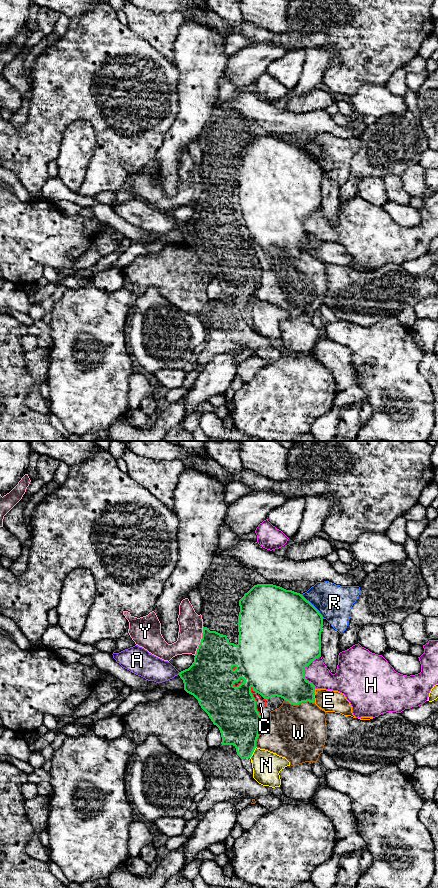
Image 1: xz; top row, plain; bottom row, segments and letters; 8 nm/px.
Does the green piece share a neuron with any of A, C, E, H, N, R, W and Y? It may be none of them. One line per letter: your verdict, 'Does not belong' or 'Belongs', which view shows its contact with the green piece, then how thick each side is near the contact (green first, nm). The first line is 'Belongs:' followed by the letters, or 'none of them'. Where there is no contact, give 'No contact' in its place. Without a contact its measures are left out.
Belongs: none of them
A: Does not belong. Touches green in xz. Thickness 380 nm (green) against 200 nm
C: Does not belong. Touches green in xz. Thickness 380 nm (green) against 80 nm
E: Does not belong. Touches green in xz. Thickness 280 nm (green) against 180 nm
H: Does not belong. Touches green in xz. Thickness 500 nm (green) against 180 nm
N: Does not belong. Touches green in xz. Thickness 340 nm (green) against 220 nm
R: Does not belong. Touches green in xz. Thickness 500 nm (green) against 280 nm
W: Does not belong. Touches green in xz. Thickness 320 nm (green) against 440 nm
Y: Does not belong. Touches green in xz. Thickness 320 nm (green) against 190 nm

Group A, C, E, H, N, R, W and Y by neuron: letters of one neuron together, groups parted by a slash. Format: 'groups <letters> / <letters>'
groups A / C W / E / H / N / R / Y

